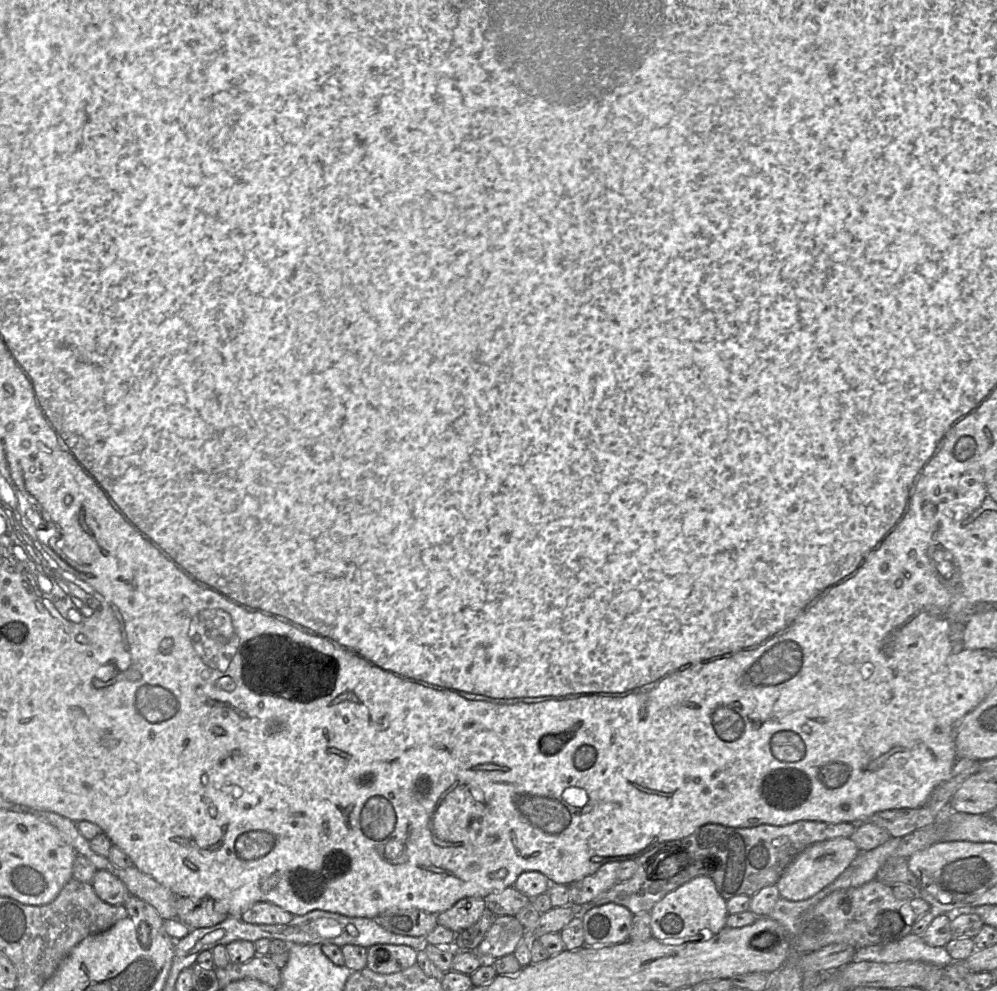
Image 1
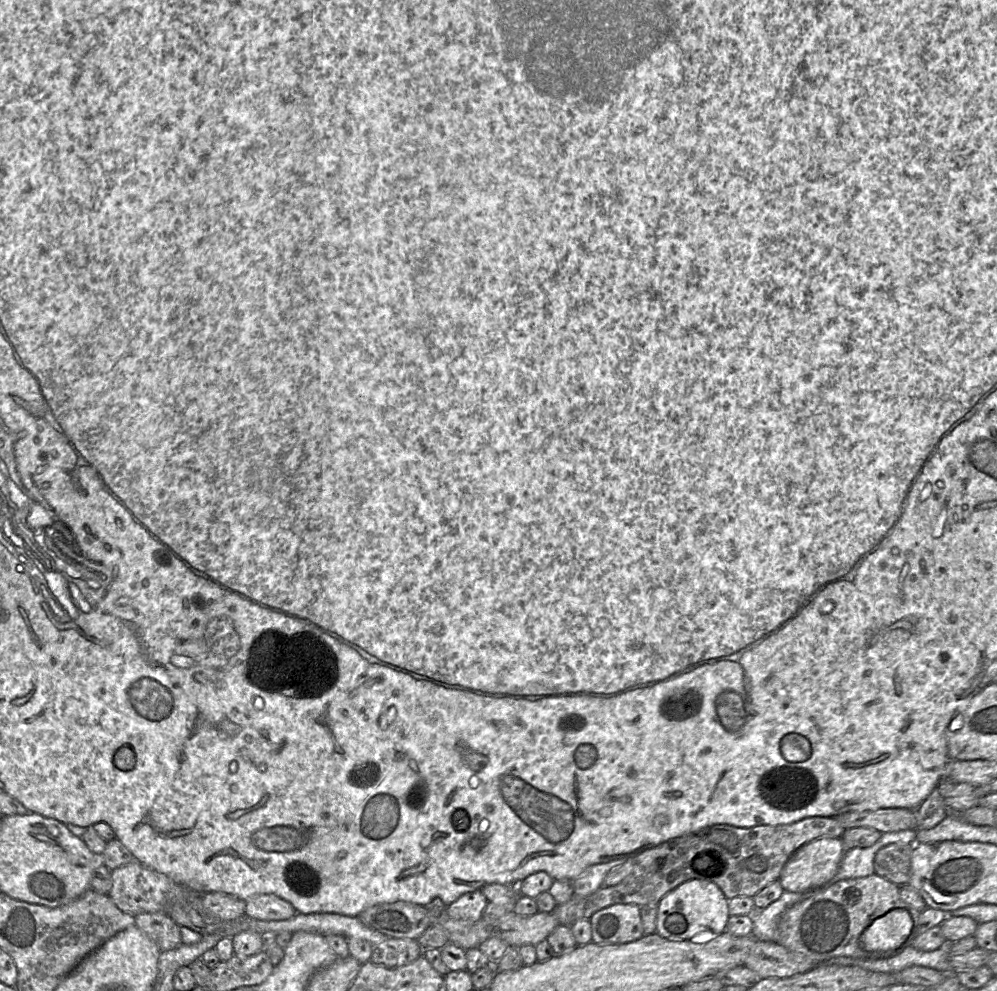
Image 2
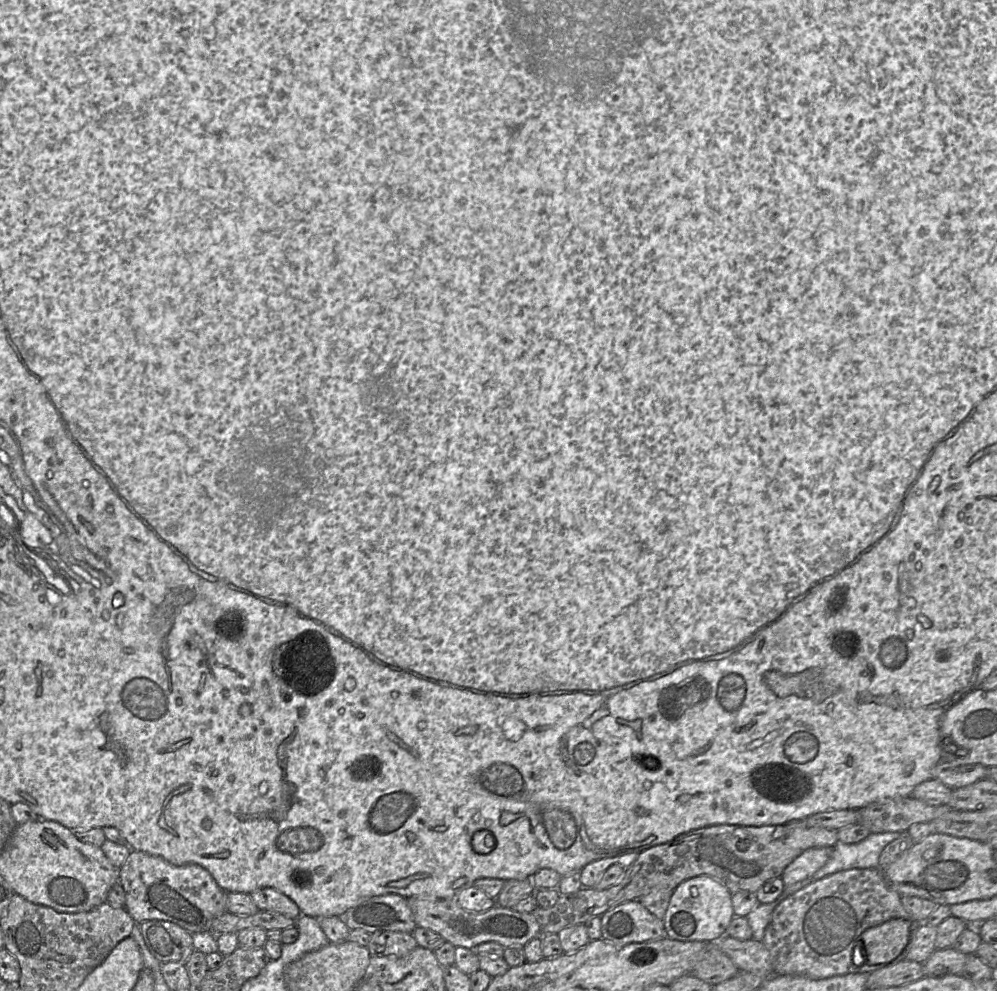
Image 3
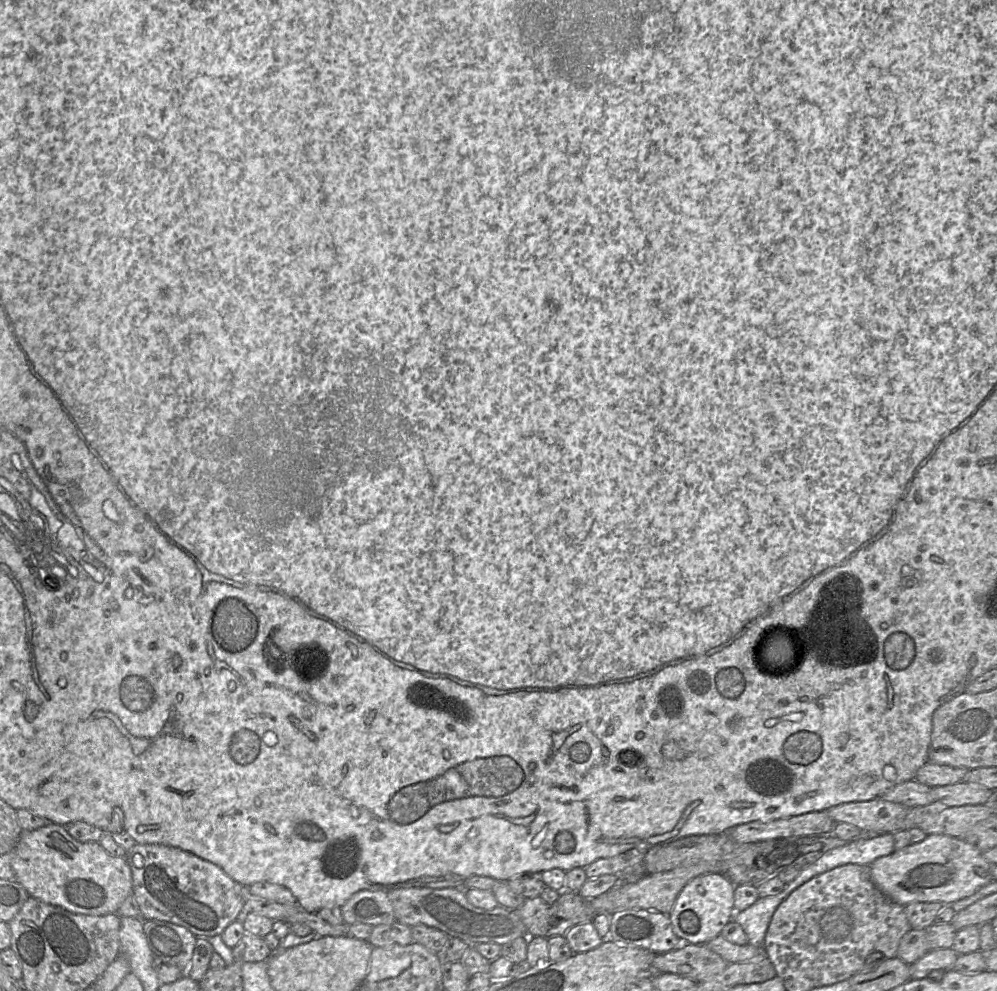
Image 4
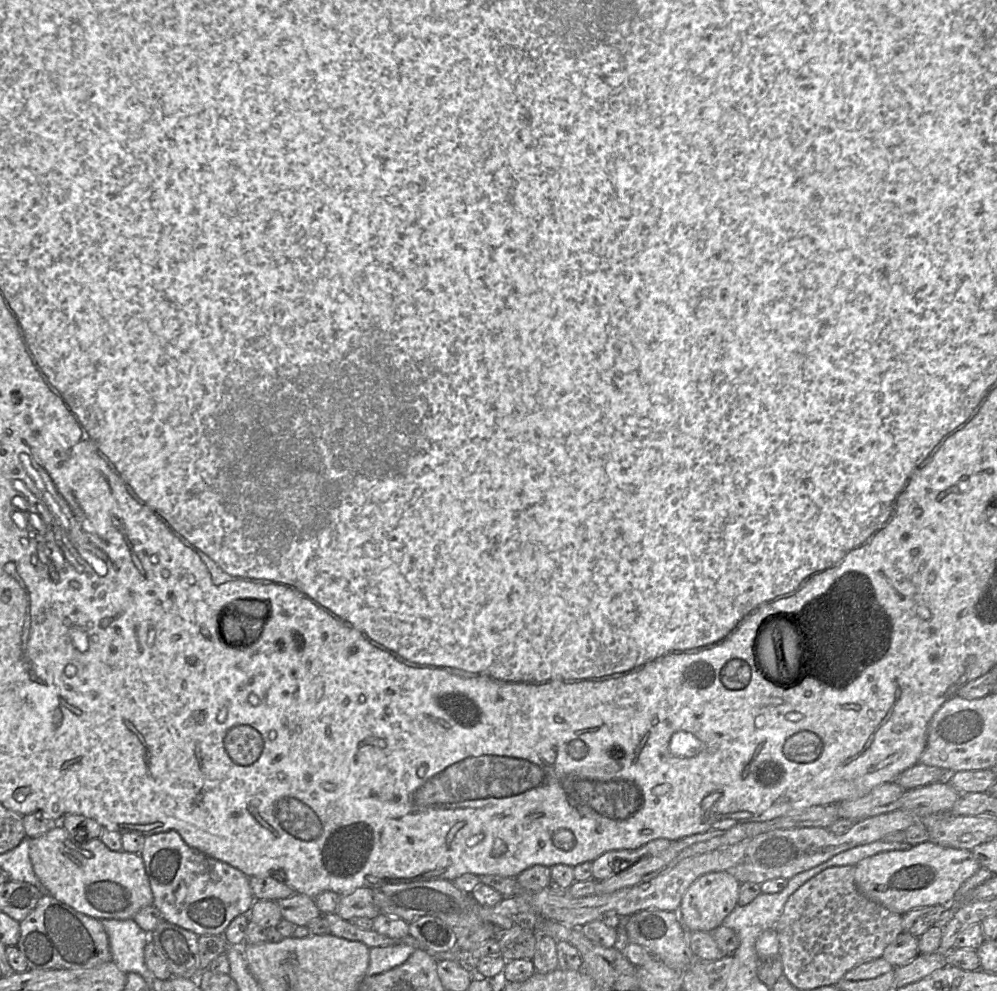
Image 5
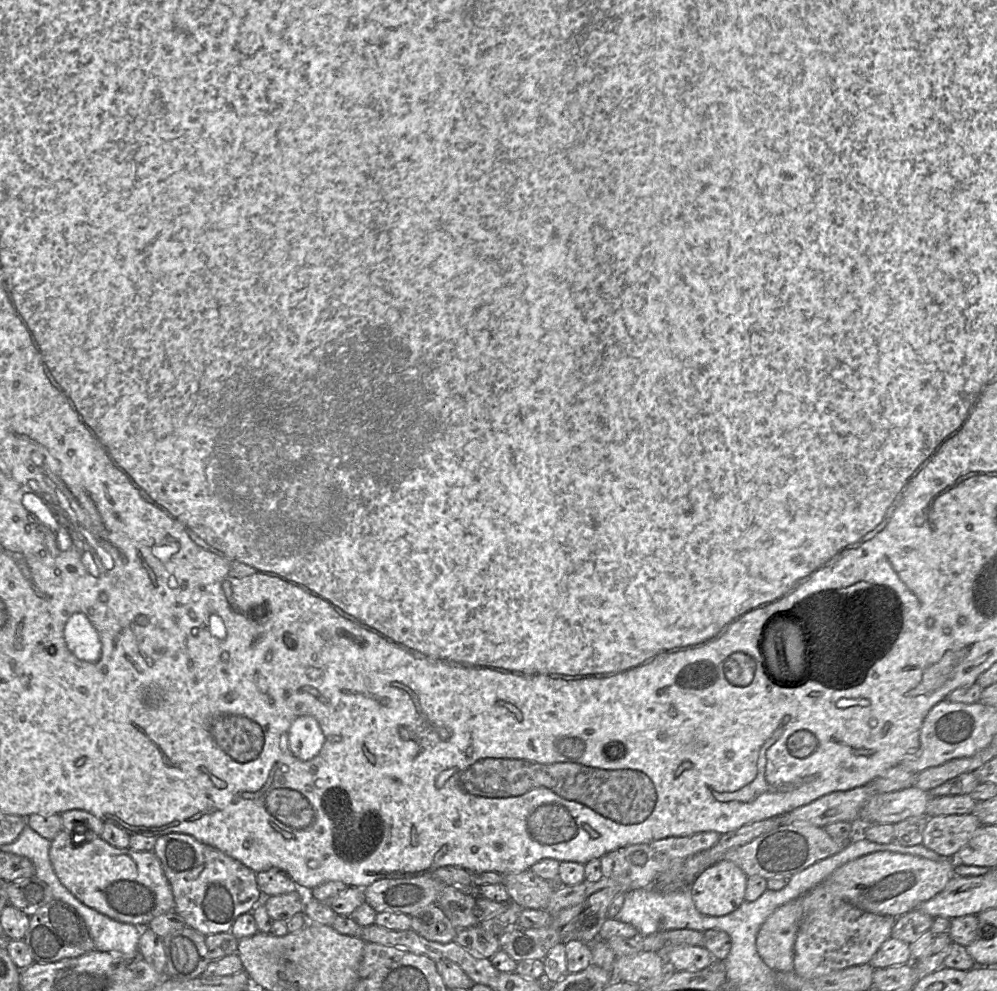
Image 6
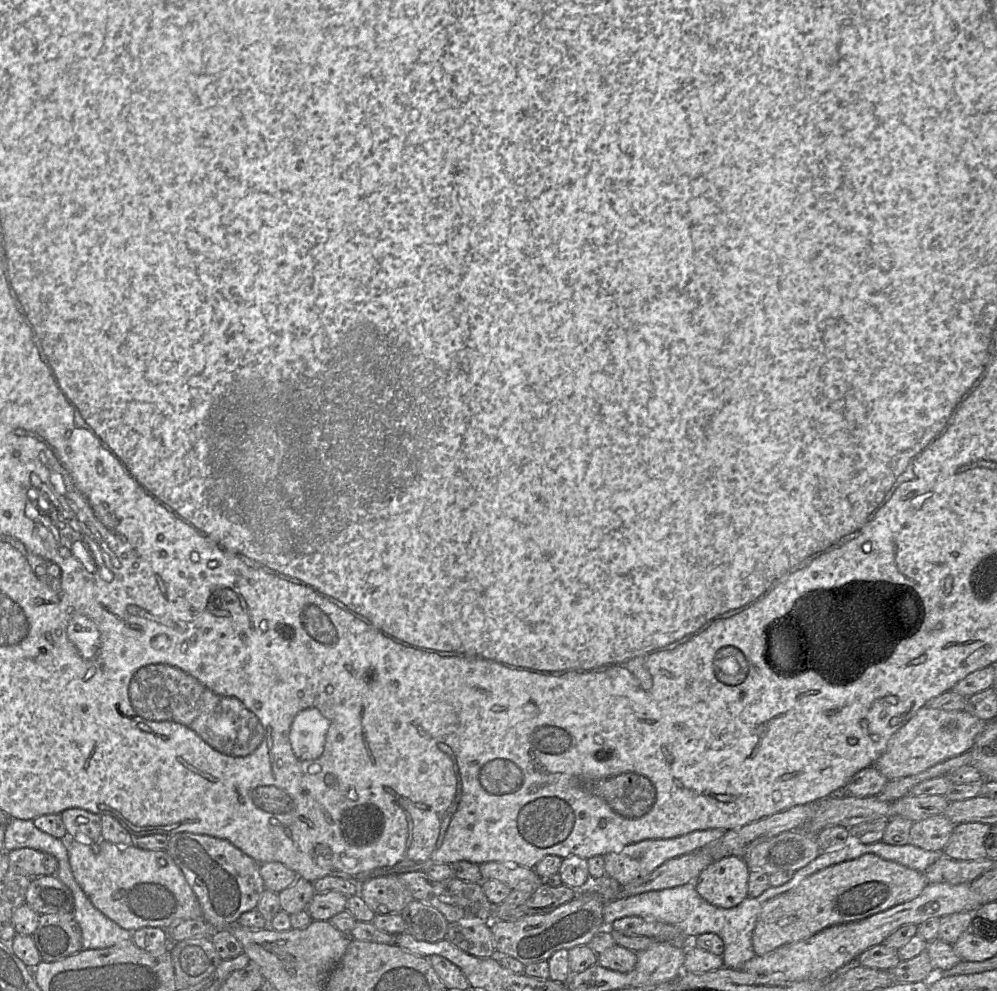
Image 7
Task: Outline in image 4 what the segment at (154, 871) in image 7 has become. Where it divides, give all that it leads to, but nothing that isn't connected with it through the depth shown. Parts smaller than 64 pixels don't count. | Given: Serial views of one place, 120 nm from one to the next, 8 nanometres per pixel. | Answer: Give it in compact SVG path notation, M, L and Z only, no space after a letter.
M47 823L41 828L31 831L24 831L18 839L18 842L12 852L11 866L15 873L15 879L18 881L33 898L41 900L47 904L60 906L70 912L85 915L105 915L109 913L117 913L122 902L133 893L132 873L130 865L125 857L111 856L99 842L80 842L74 839L66 830L64 825L55 823Z

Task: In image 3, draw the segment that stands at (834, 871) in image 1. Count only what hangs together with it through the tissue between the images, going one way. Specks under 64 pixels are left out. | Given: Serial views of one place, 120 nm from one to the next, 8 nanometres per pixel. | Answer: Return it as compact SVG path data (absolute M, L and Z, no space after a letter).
M814 847L803 851L784 869L781 879L785 887L813 875L828 861L832 850L833 847Z

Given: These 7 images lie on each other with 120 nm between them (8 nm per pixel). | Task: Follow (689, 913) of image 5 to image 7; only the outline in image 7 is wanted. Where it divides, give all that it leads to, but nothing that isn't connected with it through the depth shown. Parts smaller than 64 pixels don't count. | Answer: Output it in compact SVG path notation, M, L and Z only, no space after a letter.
M728 856L707 866L693 883L708 903L729 909L748 897L749 873L743 857Z

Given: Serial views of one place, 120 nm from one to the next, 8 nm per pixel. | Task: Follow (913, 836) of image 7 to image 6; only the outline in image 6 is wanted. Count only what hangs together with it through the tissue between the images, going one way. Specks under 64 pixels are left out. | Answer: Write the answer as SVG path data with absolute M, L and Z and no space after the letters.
M971 814L929 817L923 832L922 845L945 858L953 858L981 826Z

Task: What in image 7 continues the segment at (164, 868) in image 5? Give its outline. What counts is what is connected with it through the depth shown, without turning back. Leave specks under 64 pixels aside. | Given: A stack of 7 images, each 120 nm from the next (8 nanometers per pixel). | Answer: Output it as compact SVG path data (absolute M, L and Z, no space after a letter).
M178 833L170 836L165 850L193 890L202 918L217 930L227 929L243 913L256 908L265 890L260 864L229 841L202 834Z

